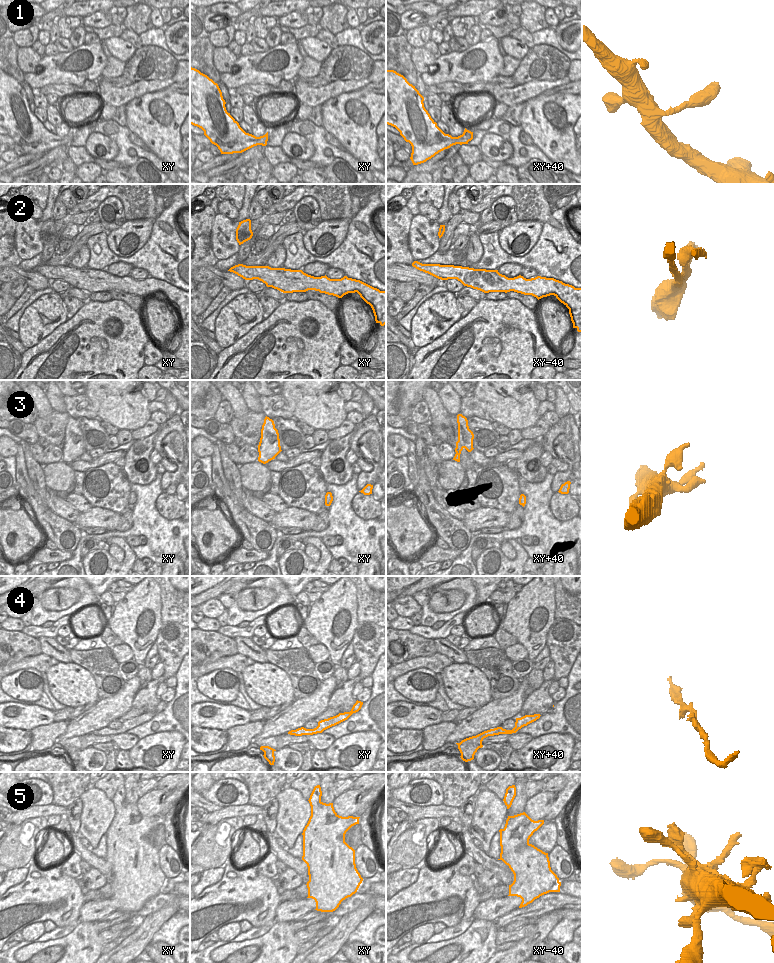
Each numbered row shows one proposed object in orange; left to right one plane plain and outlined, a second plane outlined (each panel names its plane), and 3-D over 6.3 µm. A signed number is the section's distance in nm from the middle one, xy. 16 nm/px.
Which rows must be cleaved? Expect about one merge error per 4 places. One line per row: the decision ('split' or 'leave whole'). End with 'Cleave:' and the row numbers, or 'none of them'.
1: leave whole
2: split
3: leave whole
4: leave whole
5: leave whole
Cleave: 2

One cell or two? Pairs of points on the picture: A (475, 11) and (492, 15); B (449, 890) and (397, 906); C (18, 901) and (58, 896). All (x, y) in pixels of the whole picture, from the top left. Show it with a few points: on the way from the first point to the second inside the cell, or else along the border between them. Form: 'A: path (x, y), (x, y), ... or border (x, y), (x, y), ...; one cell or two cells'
A: border (489, 10), (486, 10), (476, 18); two cells
B: path (436, 896), (426, 901), (410, 904); one cell
C: path (28, 901), (41, 896), (48, 896); one cell

